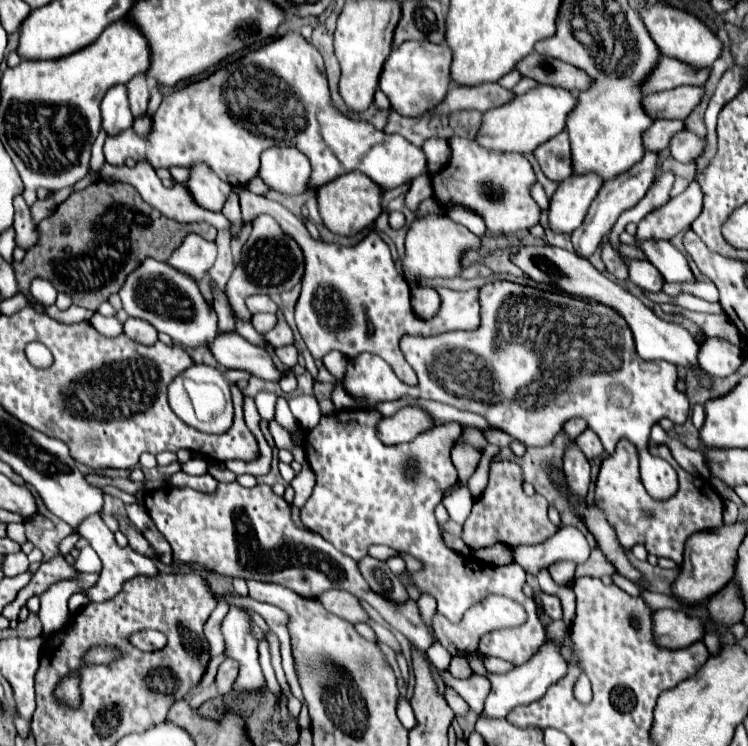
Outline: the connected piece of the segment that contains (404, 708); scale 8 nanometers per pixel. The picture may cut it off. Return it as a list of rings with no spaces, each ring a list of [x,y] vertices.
[[[398,696],[398,700],[396,700],[396,710],[398,710],[400,722],[402,722],[408,730],[416,726],[416,718],[414,718],[412,706],[410,706],[410,702],[408,702],[404,696]]]

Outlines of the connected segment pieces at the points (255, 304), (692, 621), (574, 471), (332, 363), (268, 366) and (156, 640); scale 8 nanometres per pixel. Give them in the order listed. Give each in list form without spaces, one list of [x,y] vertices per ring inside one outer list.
[[[250,296],[248,298],[248,310],[252,314],[256,314],[256,312],[276,312],[278,308],[270,296]]]
[[[656,610],[652,614],[652,636],[658,648],[676,650],[702,640],[704,624],[682,610]]]
[[[574,442],[568,446],[564,454],[564,476],[572,496],[576,496],[576,500],[586,500],[590,484],[590,466],[586,456],[578,450]]]
[[[330,352],[328,356],[326,356],[326,360],[324,360],[324,366],[330,370],[330,374],[336,378],[336,380],[340,380],[342,376],[344,376],[344,368],[346,368],[346,356],[344,354],[340,354],[340,352]]]
[[[236,332],[218,334],[214,344],[210,344],[210,350],[224,368],[244,370],[270,382],[280,382],[286,376],[286,372],[276,368],[272,356],[264,348],[250,344]]]
[[[142,630],[142,632],[136,632],[130,636],[130,642],[140,648],[140,650],[160,650],[164,648],[166,644],[166,636],[162,632],[156,632],[156,630]]]

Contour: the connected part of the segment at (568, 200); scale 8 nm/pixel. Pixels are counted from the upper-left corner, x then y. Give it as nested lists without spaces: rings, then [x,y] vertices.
[[[572,174],[568,180],[564,180],[550,200],[548,228],[554,234],[574,232],[588,214],[588,206],[598,194],[600,186],[602,178],[596,174]]]

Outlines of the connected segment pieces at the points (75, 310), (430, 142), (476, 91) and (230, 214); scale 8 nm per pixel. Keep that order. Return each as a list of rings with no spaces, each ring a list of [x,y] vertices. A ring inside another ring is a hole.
[[[48,306],[46,312],[58,320],[58,322],[66,322],[66,324],[72,324],[72,322],[80,322],[80,320],[90,320],[92,318],[92,310],[86,310],[86,308],[80,308],[80,306],[70,306],[68,310],[58,310],[56,306]]]
[[[428,138],[422,146],[422,150],[426,152],[426,158],[428,158],[428,164],[432,168],[432,172],[440,170],[442,164],[446,164],[448,160],[448,154],[450,154],[450,148],[448,148],[448,142],[444,138]]]
[[[478,84],[478,86],[460,86],[450,88],[446,98],[430,110],[436,116],[448,116],[458,110],[478,110],[486,112],[490,108],[498,108],[514,98],[512,90],[502,88],[500,84]]]
[[[230,194],[228,196],[228,200],[226,200],[226,204],[224,204],[224,208],[222,208],[222,214],[234,224],[234,228],[232,228],[232,236],[234,234],[238,234],[240,232],[240,228],[242,228],[242,218],[240,218],[240,204],[238,204],[238,194]]]

